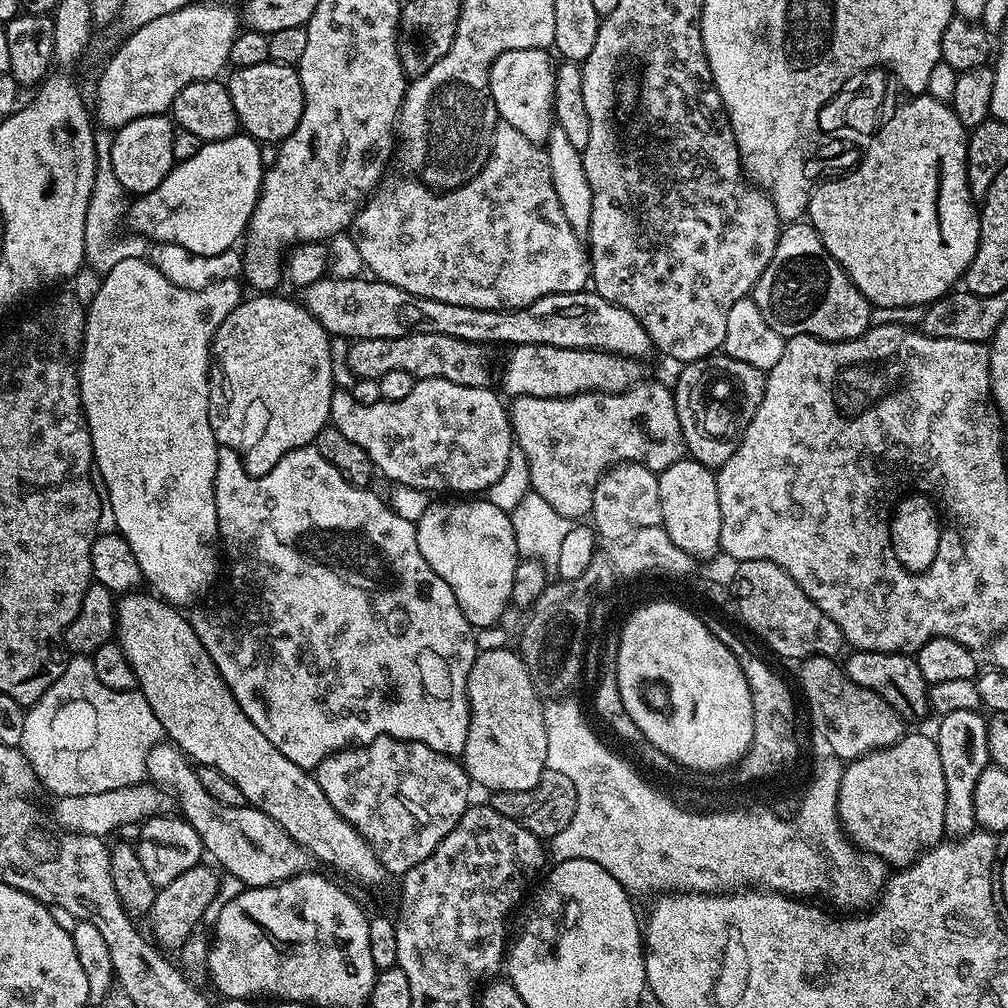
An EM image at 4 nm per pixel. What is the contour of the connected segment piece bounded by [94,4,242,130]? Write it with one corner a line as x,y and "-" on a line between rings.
184,4
181,8
176,8
173,12
160,12
156,15
152,22
148,22
146,26
142,26
136,33
125,39
123,43
119,45
107,57
108,65
104,68
104,73
100,76
100,81
96,84
96,110
94,106
94,116
97,121
99,119
105,124
109,130
115,130
121,128
124,124
129,124
134,118
142,118
143,116
159,116
167,113
171,109
172,104
175,101
175,96
179,94
179,91
186,86
190,86
191,83
202,82
203,80
216,80
220,75
219,72
223,68
229,67
228,55
230,54
230,46
234,46
234,38
241,31
242,20
236,12
228,4

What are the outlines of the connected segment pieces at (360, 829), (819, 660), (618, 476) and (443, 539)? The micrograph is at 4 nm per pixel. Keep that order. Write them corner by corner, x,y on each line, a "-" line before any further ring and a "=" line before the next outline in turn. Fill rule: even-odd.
380,736
369,744
342,748
323,760
314,770
314,775
330,806
334,806
341,818
371,846
388,874
406,873
418,866
422,858
430,858
432,851
440,845
442,838
446,838
446,834
450,834
450,830
454,830
454,826
470,806
470,781
463,763
413,740
=
809,656
799,661
800,684
808,699
808,712
820,736
841,756
841,761
857,760
876,748
889,748
906,735
903,716
878,694
862,687
848,677
847,672
830,656
=
617,464
609,468
596,484
590,520
595,531
608,542
623,541
639,528
657,527
662,521
659,475
645,464
=
456,498
453,504
429,503
420,520
415,521
418,534
418,550
422,550
422,558
430,562
430,570
454,590
454,598
458,598
458,606
473,629
488,628
500,620
500,615
510,608
512,587
516,577
518,553
514,526
509,513
494,506
487,498

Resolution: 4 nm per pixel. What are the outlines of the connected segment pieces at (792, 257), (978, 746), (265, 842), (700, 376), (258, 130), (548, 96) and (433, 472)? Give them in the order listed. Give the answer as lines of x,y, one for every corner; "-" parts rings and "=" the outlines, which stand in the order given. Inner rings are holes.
792,222
781,231
774,254
768,264
759,269
760,277
750,292
762,318
779,336
816,336
819,340
857,340
870,327
873,305
852,285
844,268
826,250
820,235
808,222
=
954,710
940,716
934,739
938,746
938,758
942,758
942,778
946,778
946,818
944,831
949,837
959,838
977,831
974,818
974,786
978,786
978,774
989,767
988,720
983,711
=
175,746
167,747
161,747
149,754
147,779
171,793
178,808
181,808
179,811
183,819
190,826
194,826
198,838
204,843
205,853
209,857
212,855
221,869
224,867
230,875
237,876
244,883
241,885
248,888
265,888
309,871
308,849
290,838
290,834
282,830
282,826
278,826
274,818
251,806
231,808
210,798
210,794
206,794
206,789
202,787
202,782
198,782
196,768
188,757
=
713,354
704,363
692,362
681,368
684,369
674,383
674,395
687,455
702,466
719,470
738,450
758,402
762,402
765,373
750,366
750,362
738,362
738,358
723,354
=
265,62
237,68
226,80
226,89
237,112
239,127
257,142
279,142
298,126
304,109
299,71
291,64
=
543,48
510,50
503,52
492,63
488,72
488,85
492,91
496,115
518,134
537,142
547,141
554,127
554,105
558,99
558,68
=
442,378
417,380
414,390
410,390
410,394
406,394
406,398
402,398
401,400
383,399
374,402
374,406
366,406
362,402
354,402
351,391
333,391
331,393
332,401
330,402
330,424
331,427
342,430
342,434
346,434
346,438
350,438
350,442
358,442
358,446
362,446
362,450
366,450
366,454
370,454
370,462
372,463
373,469
375,469
379,475
381,472
386,479
392,480
391,483
393,485
401,484
402,486
410,486
420,492
429,494
435,494
435,492
484,494
487,493
490,486
494,486
494,482
498,482
498,478
502,478
502,474
506,474
506,466
510,462
510,458
514,455
514,437
512,435
510,412
506,404
503,404
490,389
475,388
474,384
475,383
472,382
459,384
458,382
443,380

